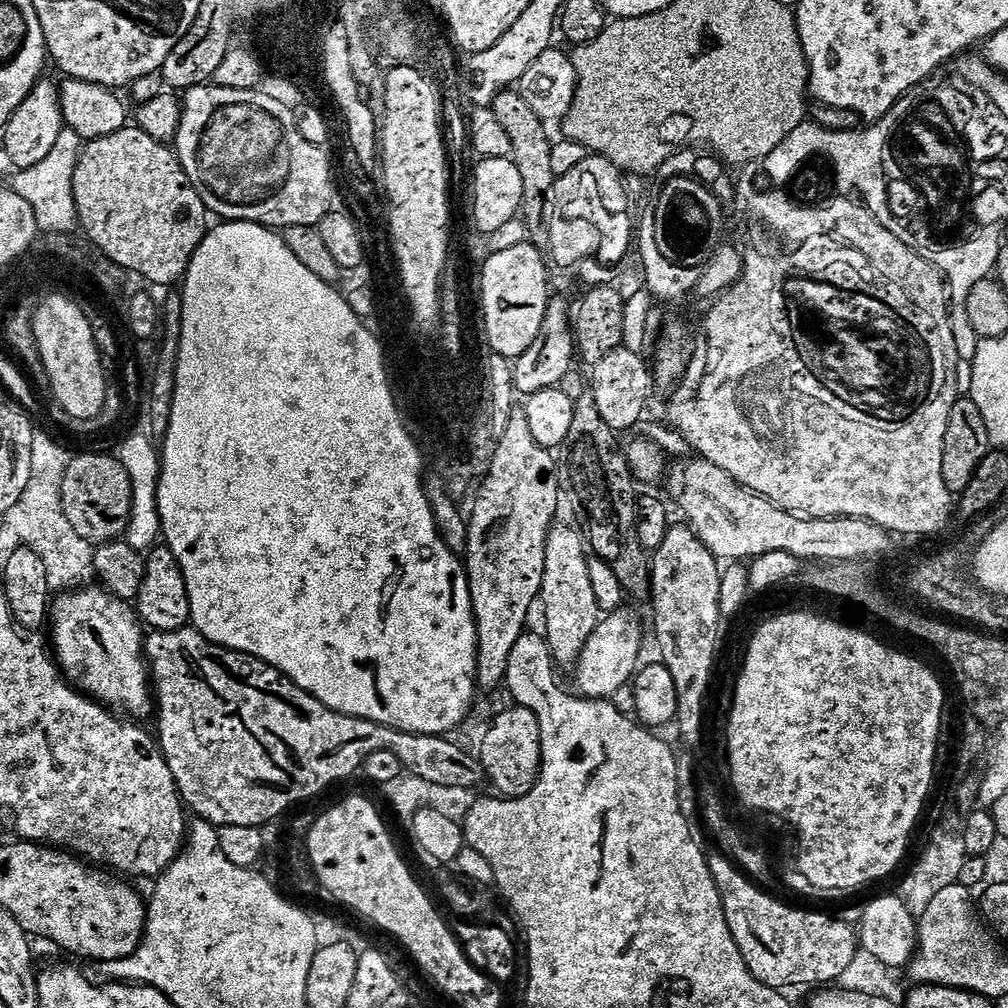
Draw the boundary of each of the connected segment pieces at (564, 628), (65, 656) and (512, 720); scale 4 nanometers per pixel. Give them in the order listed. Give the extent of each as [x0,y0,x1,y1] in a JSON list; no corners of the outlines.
[[539,526,602,665],[50,586,154,718],[478,706,540,798]]

